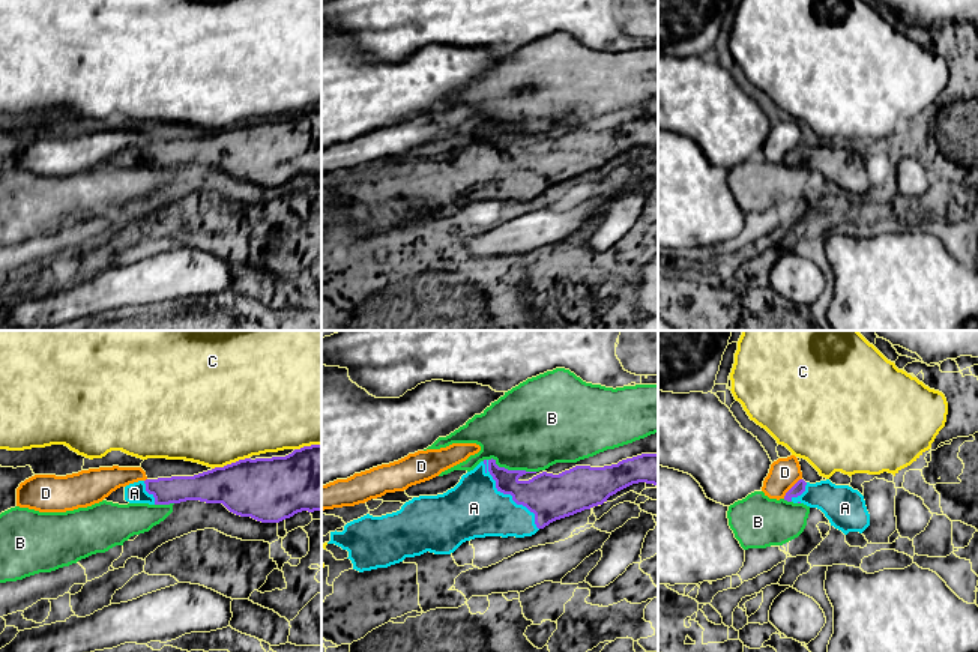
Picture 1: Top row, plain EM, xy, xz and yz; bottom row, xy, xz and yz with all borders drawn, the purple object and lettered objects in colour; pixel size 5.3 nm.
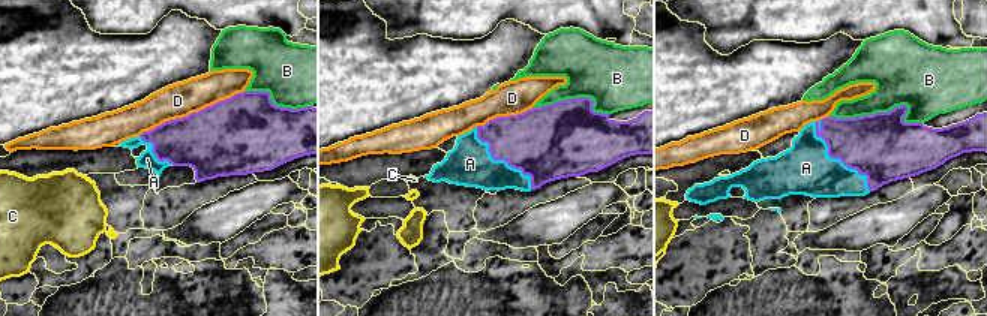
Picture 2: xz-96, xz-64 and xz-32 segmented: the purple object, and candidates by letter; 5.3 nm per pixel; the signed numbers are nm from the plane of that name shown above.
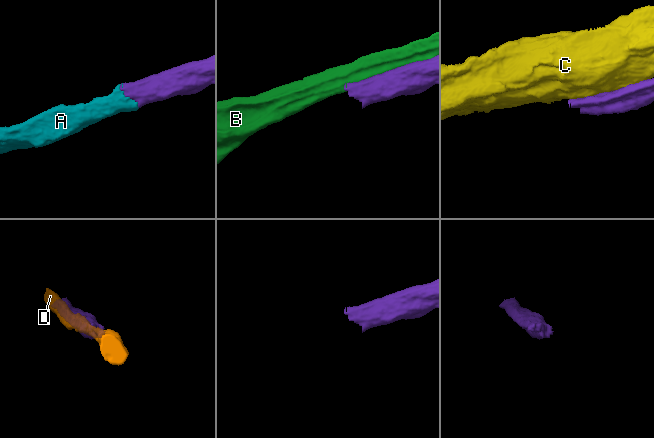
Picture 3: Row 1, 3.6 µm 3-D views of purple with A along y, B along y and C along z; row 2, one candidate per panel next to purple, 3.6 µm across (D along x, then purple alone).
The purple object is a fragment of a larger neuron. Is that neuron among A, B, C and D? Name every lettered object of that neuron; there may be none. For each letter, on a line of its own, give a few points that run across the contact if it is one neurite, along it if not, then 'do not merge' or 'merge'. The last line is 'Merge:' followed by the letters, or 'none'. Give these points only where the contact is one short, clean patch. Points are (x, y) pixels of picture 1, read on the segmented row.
A: merge
B: do not merge
C: do not merge
D: do not merge
Merge: A

